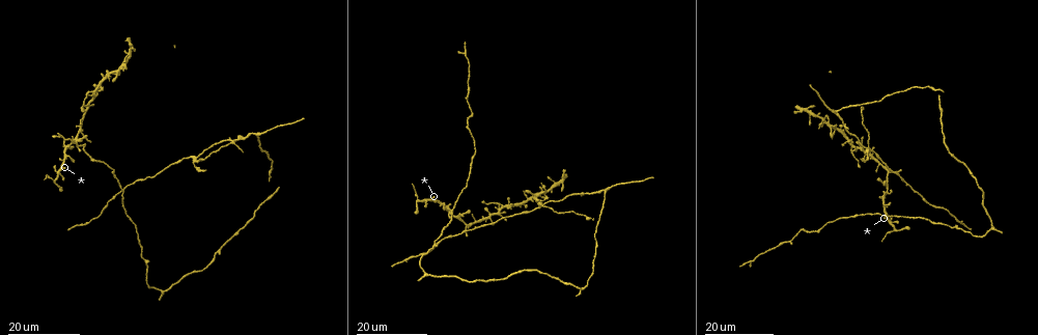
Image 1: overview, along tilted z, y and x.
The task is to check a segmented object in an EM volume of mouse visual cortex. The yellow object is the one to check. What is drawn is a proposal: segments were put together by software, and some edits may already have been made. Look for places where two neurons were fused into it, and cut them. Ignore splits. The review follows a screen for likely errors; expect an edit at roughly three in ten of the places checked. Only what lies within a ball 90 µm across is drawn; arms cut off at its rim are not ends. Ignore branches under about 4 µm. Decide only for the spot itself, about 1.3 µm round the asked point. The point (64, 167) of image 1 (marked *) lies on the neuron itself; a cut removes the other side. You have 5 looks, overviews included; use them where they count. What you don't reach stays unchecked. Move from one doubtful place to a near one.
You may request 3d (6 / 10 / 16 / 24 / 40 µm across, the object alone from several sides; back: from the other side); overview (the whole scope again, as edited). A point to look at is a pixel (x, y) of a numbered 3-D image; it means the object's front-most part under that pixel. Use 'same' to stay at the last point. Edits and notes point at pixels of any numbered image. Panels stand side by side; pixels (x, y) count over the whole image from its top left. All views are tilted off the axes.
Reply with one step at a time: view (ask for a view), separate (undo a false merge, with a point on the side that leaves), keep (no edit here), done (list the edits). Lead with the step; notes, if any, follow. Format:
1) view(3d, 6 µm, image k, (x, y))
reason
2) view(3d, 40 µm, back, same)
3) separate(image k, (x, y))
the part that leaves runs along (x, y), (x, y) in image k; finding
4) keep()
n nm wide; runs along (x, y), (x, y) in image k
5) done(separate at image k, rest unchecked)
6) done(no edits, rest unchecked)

view(3d, 24 µm, image 1, (418, 202))

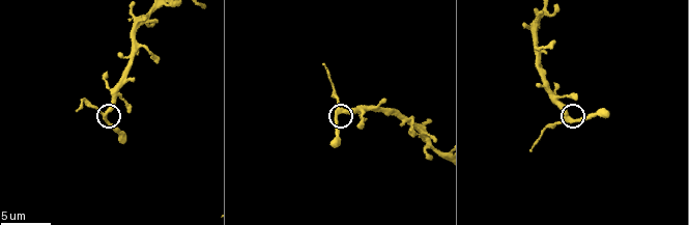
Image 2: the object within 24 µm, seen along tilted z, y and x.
view(3d, 6 µm, image 2, (565, 121))
zoom in

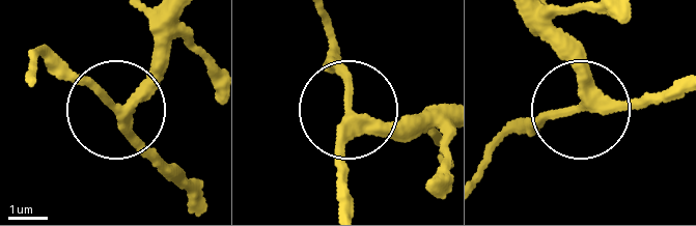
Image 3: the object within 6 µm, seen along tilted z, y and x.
keep()
240 nm wide; one neuron here

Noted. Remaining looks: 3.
view(3d, 24 µm, image 1, (82, 132))
two arms in line, one across

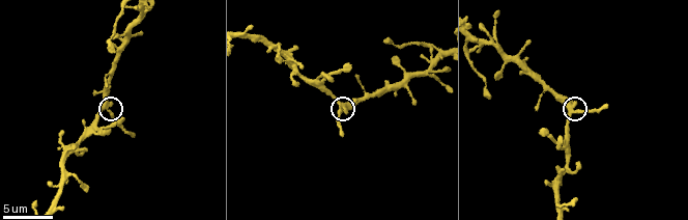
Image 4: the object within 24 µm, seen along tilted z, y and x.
view(3d, 10 µm, image 4, (109, 107))

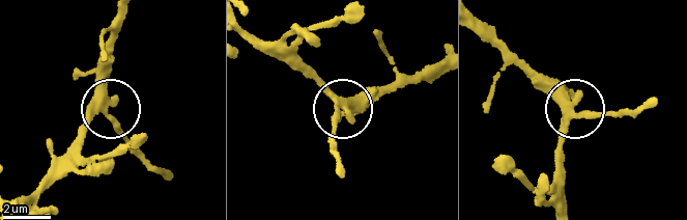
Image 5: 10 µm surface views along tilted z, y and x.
keep()
3 arms; runs along (248, 33), (307, 73), (335, 103), (331, 144) in image 5; one neuron here

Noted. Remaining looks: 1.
view(3d, 6 µm, image 4, (438, 50))

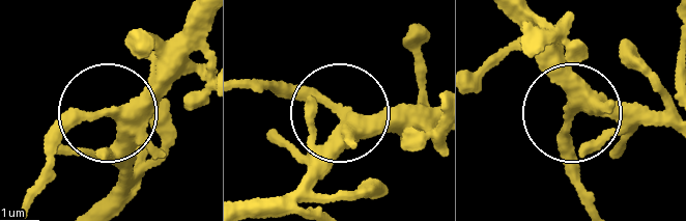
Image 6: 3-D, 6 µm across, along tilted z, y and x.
keep()
330 nm wide; runs along (661, 126), (577, 115), (567, 152), (576, 195) in image 6; continuous, no second neuron

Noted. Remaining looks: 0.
done(no edits, rest unchecked)

